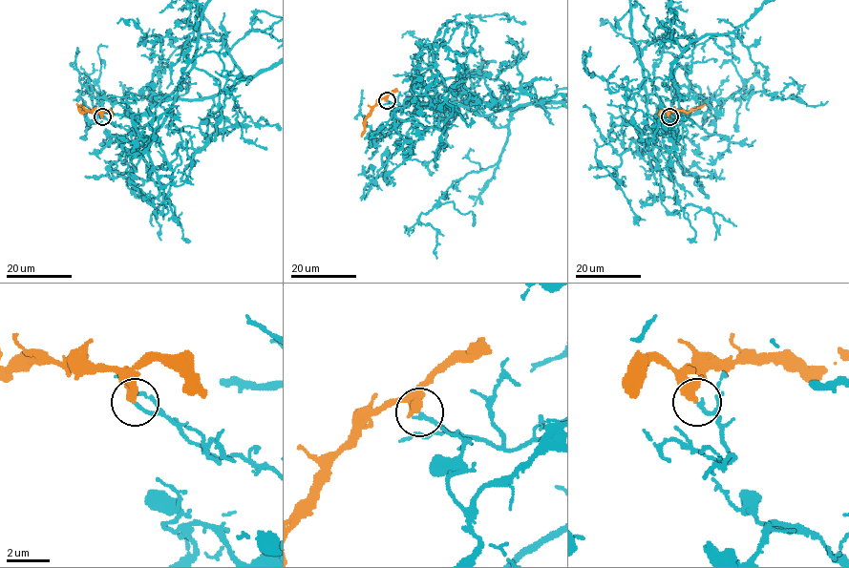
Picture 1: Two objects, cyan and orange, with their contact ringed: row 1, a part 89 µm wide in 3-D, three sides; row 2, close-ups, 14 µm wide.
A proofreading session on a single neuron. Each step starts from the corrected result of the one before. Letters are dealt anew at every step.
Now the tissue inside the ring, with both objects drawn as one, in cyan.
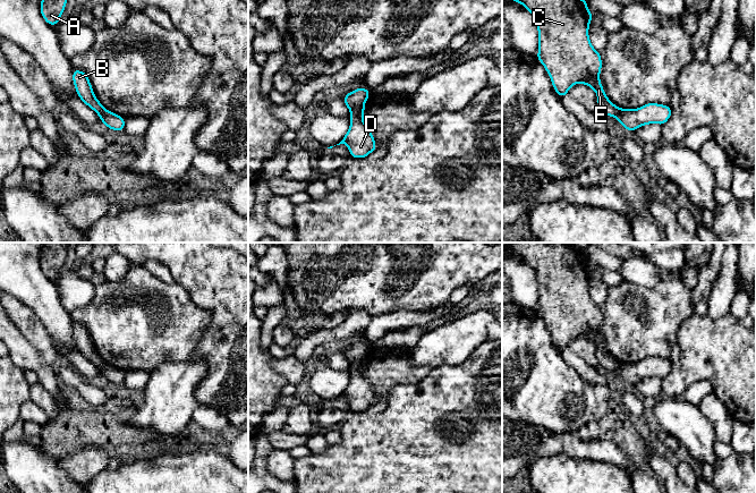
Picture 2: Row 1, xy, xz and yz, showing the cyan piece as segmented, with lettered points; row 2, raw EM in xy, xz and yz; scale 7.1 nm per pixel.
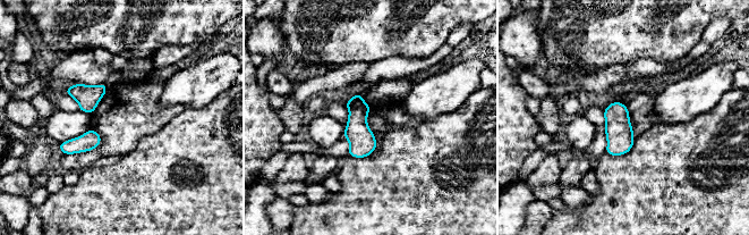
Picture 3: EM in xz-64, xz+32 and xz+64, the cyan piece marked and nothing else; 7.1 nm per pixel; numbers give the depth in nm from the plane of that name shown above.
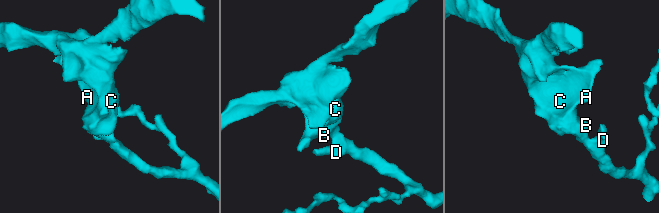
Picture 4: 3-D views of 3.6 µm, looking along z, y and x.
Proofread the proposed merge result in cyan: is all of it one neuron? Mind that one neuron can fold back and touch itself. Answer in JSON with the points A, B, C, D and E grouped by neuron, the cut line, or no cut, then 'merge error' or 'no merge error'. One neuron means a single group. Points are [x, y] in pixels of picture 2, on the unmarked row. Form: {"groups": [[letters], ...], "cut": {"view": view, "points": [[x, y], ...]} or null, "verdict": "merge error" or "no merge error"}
{"groups": [["A", "B", "C", "E"], ["D"]], "cut": {"view": "xz", "points": [[363, 358], [351, 366]]}, "verdict": "merge error"}

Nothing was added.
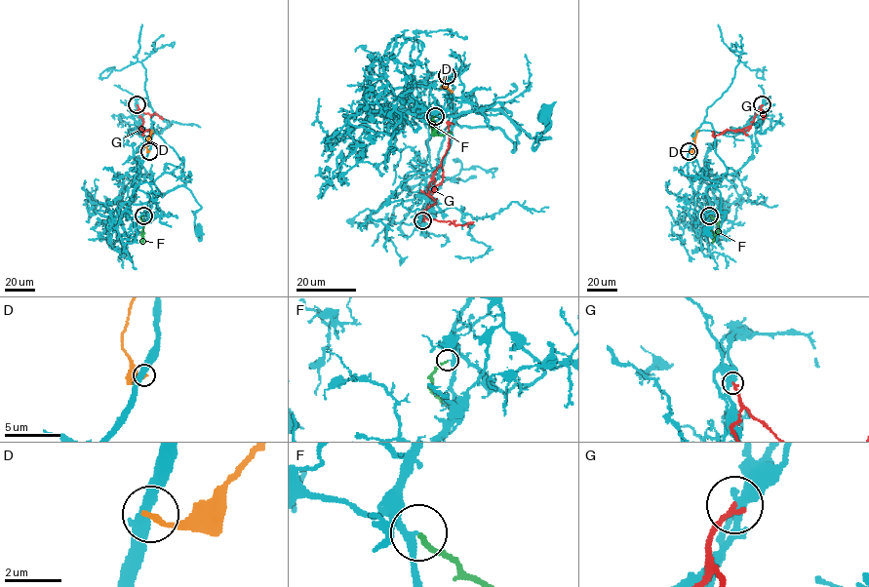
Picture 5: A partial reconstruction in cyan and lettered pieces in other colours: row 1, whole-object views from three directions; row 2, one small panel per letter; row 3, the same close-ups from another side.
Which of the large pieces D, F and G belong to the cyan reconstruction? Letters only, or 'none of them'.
F

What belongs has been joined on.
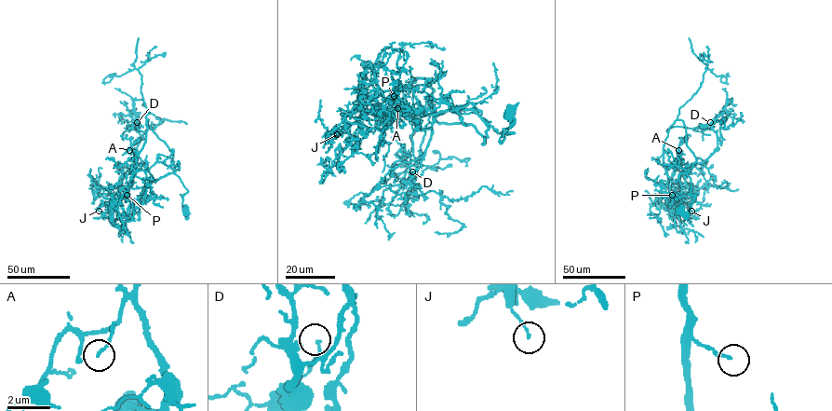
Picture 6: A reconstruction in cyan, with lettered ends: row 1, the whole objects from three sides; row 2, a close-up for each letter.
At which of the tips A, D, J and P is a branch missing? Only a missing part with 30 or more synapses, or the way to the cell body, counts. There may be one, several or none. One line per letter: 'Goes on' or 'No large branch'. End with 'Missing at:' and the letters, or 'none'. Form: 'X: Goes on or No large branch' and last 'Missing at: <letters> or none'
A: No large branch
D: No large branch
J: No large branch
P: No large branch
Missing at: none

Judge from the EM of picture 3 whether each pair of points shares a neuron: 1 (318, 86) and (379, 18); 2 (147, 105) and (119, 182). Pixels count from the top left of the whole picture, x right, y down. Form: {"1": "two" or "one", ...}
{"1": "two", "2": "two"}

